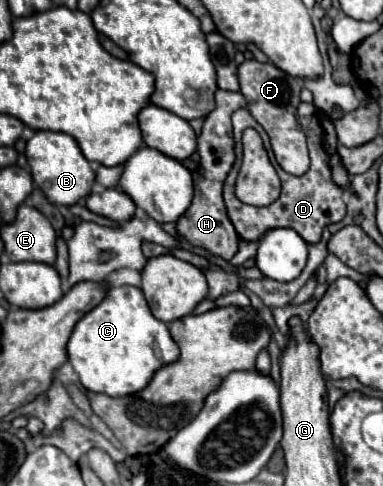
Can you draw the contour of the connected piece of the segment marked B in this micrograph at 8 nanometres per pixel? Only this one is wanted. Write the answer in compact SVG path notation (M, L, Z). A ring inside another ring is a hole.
M35 131L33 137L27 141L25 155L27 155L35 183L51 203L75 205L79 199L91 193L95 171L91 169L91 163L83 157L77 141L71 135L53 133L53 131Z

